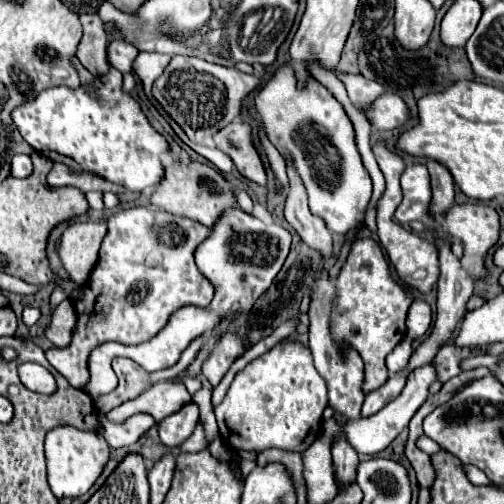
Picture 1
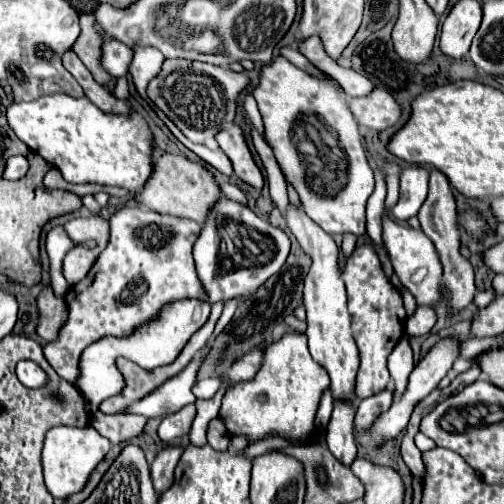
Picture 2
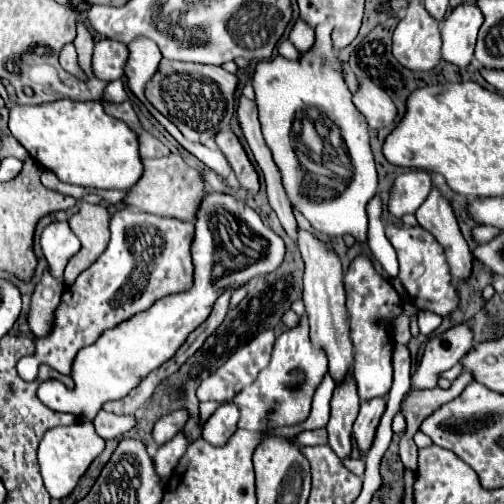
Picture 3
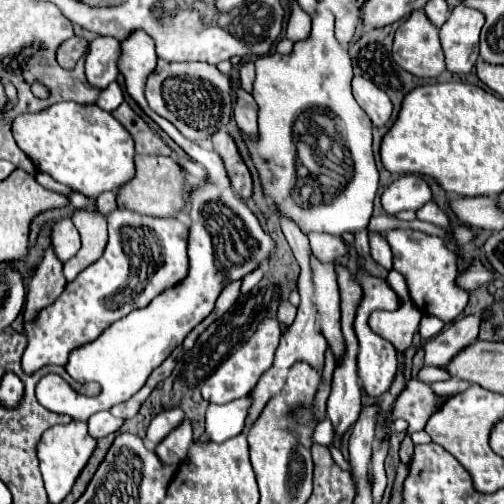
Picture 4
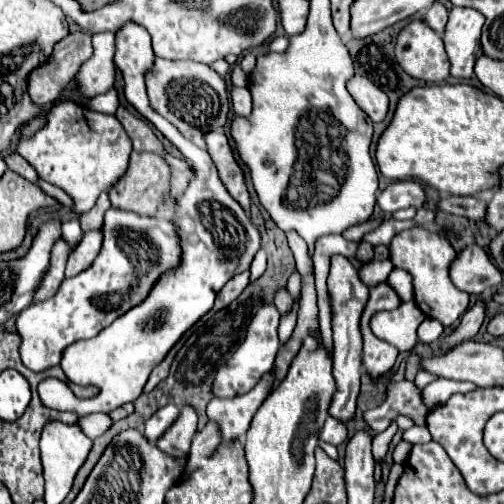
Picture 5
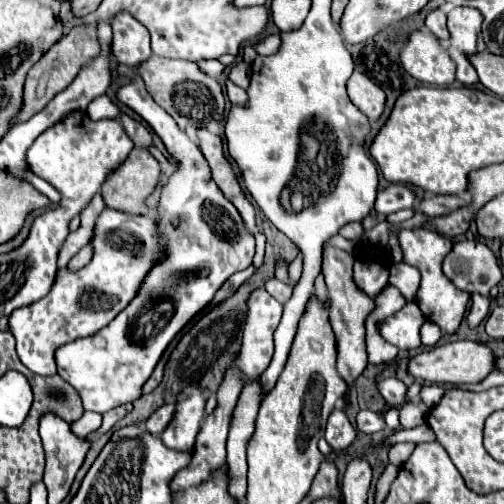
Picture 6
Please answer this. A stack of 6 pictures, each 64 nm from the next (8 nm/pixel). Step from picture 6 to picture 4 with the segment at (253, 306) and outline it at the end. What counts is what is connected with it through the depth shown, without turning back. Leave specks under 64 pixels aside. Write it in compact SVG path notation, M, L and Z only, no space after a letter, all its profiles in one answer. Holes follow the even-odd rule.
M270 316L270 318L260 320L260 328L256 328L256 332L252 334L252 338L250 338L238 352L234 352L234 354L204 382L204 388L202 388L204 400L214 402L214 404L226 404L226 402L230 402L230 400L236 400L236 398L242 398L242 396L250 394L252 388L256 386L256 382L260 380L260 376L272 366L274 352L276 352L276 348L278 348L280 336L282 336L282 330L280 330L280 322L278 322L276 316Z

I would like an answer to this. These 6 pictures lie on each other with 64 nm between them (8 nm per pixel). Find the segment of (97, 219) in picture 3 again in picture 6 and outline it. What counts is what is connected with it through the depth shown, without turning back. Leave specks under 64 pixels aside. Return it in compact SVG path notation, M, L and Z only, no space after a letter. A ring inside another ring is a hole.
M88 244L88 246L84 246L84 248L68 262L68 266L70 266L72 270L78 270L78 268L82 268L84 264L88 264L90 258L92 258L92 248L90 248L90 244Z

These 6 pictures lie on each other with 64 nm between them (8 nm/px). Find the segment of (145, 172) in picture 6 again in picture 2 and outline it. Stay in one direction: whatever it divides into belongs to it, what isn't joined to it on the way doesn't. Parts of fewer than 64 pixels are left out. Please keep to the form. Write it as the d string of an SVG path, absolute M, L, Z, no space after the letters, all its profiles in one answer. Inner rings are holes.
M164 154L160 158L156 158L152 164L154 164L152 176L144 184L144 188L134 196L136 202L154 212L160 212L160 214L188 218L188 220L202 224L206 220L208 210L216 204L216 200L220 196L214 176L210 172L206 174L206 168L202 164L190 162L188 158L174 156L174 154ZM206 190L208 190L208 204L206 204Z

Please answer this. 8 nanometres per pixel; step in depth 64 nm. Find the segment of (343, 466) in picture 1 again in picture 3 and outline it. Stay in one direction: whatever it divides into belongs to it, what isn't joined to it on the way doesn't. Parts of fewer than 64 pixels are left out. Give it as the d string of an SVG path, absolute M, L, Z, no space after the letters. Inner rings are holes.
M348 376L348 384L340 384L340 388L334 388L334 396L330 400L330 422L326 426L328 430L328 444L332 450L346 458L352 450L352 424L358 416L360 398L358 388L352 376Z

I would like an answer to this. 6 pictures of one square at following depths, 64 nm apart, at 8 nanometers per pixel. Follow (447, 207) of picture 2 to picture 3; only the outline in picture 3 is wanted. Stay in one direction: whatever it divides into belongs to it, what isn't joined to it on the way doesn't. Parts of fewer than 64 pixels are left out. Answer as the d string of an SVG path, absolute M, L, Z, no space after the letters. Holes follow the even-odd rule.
M432 188L426 202L416 210L416 220L444 248L452 276L466 278L472 270L470 248L458 228L458 222L454 218L454 212L452 212L448 200L436 188Z

